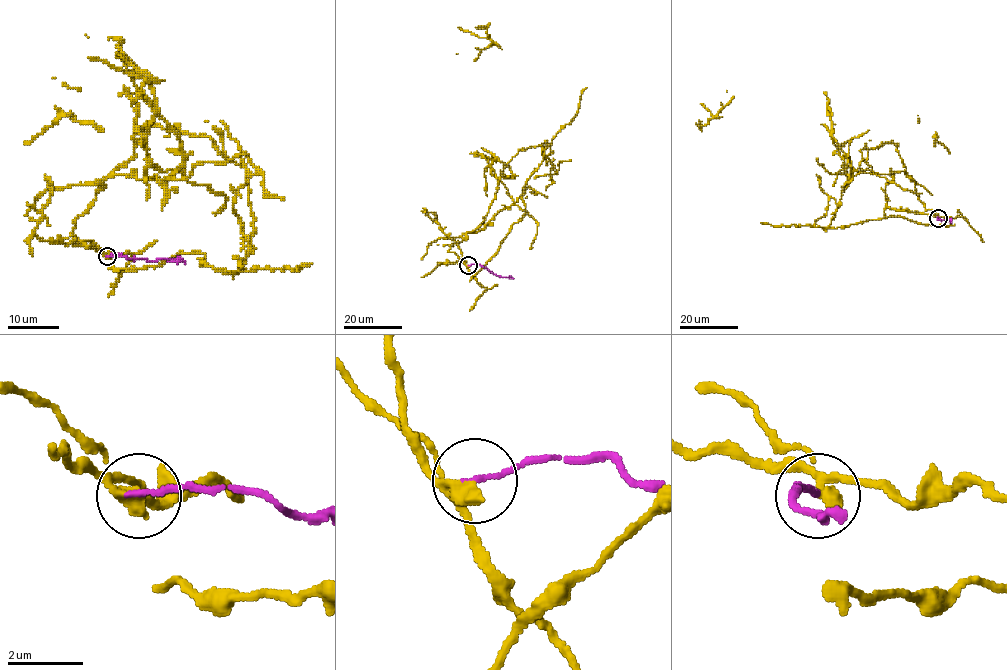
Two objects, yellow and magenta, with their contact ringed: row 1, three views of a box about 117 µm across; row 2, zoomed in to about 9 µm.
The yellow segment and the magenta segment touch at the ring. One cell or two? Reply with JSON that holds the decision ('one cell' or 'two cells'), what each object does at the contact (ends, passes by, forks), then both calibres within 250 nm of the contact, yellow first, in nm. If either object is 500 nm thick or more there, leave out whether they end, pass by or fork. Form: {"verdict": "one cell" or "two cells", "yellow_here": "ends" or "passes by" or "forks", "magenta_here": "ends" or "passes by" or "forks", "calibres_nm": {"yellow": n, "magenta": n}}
{"verdict": "two cells", "yellow_here": "passes by", "magenta_here": "ends", "calibres_nm": {"yellow": 320, "magenta": 150}}

